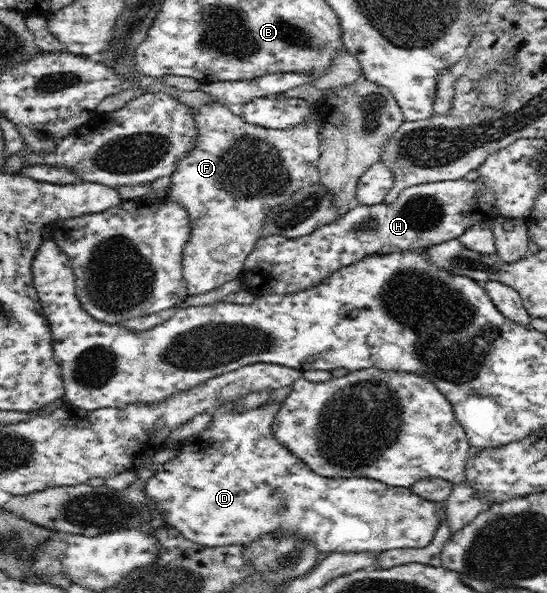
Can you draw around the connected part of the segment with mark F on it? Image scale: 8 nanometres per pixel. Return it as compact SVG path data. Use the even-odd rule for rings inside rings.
M213 101L191 110L197 126L197 143L173 171L166 197L181 204L189 214L191 237L183 248L181 271L188 285L188 295L201 295L240 276L245 259L263 236L266 213L272 207L287 201L295 190L319 182L320 126L323 117L313 116L292 128L271 129L245 123L242 114L236 115L223 104Z

